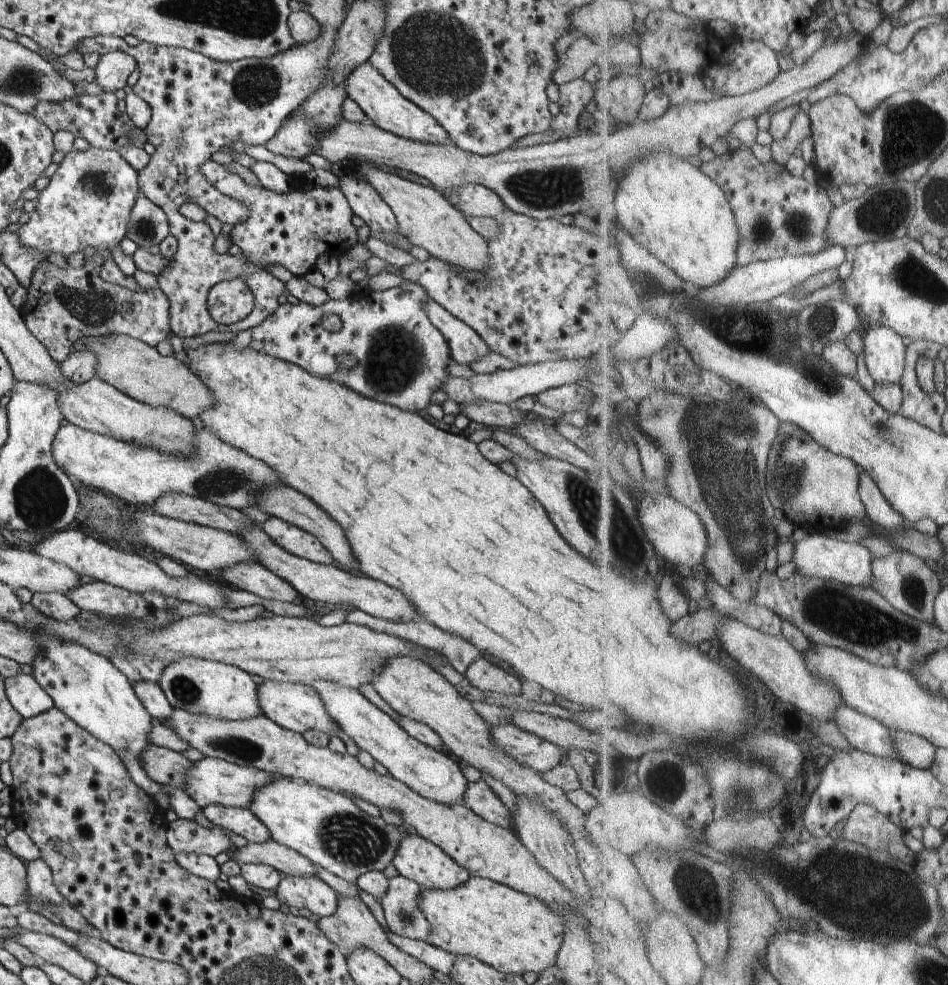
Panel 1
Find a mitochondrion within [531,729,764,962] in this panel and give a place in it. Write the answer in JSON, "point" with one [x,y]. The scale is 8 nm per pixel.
{"point":[697,887]}

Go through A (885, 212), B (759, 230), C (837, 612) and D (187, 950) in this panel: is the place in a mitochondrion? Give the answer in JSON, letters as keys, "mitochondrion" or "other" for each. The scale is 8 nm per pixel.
{"A":"mitochondrion","B":"mitochondrion","C":"mitochondrion","D":"other"}

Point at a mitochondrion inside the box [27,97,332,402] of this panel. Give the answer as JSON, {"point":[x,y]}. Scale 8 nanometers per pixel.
{"point":[94,308]}

